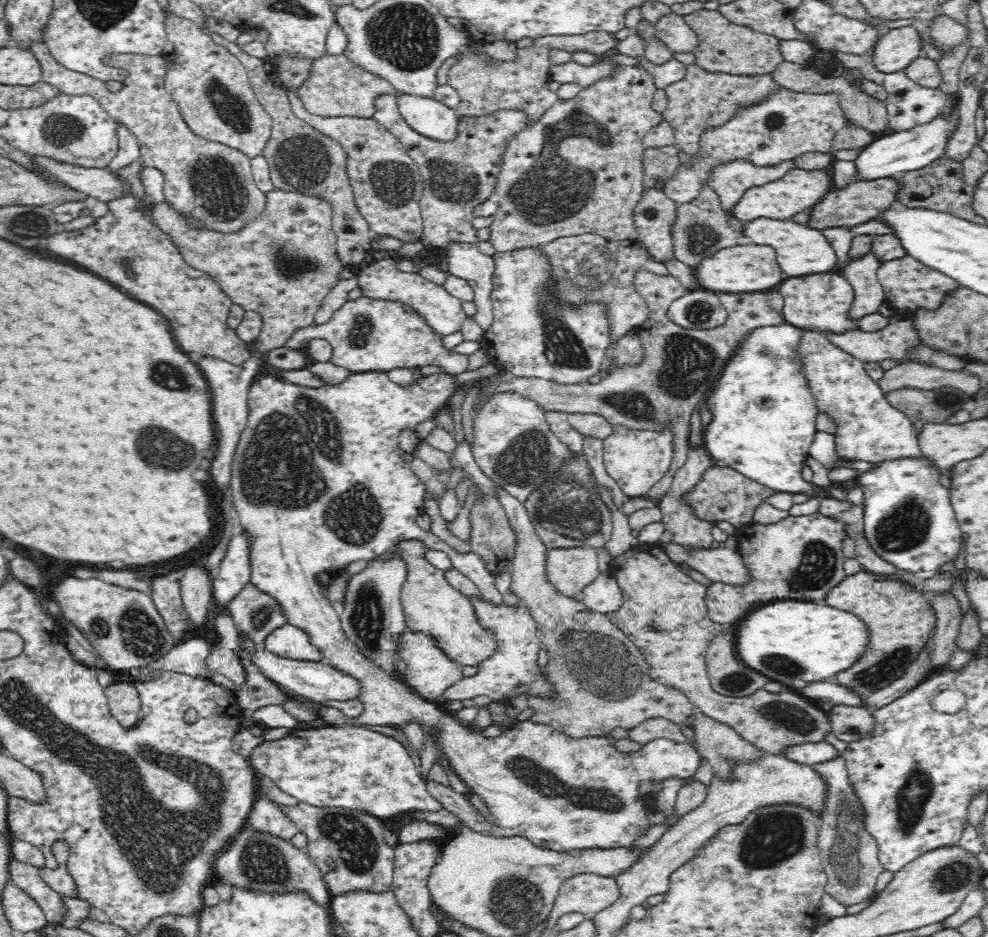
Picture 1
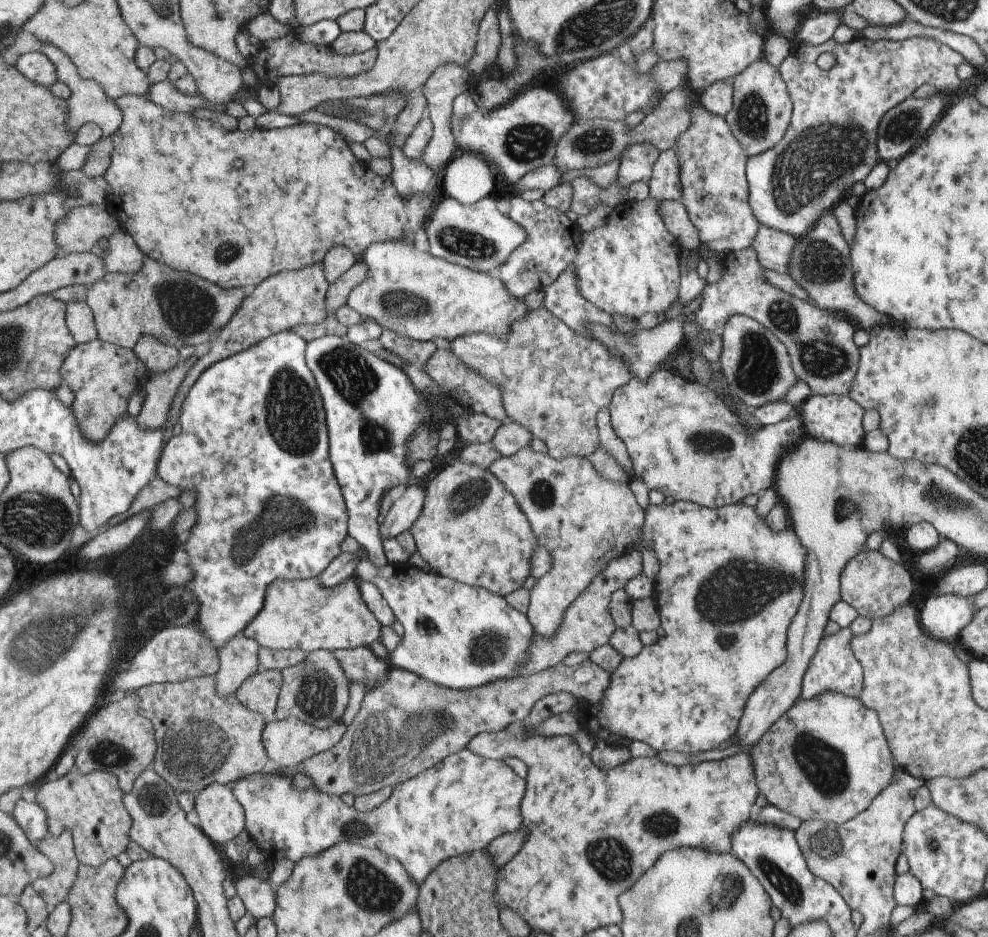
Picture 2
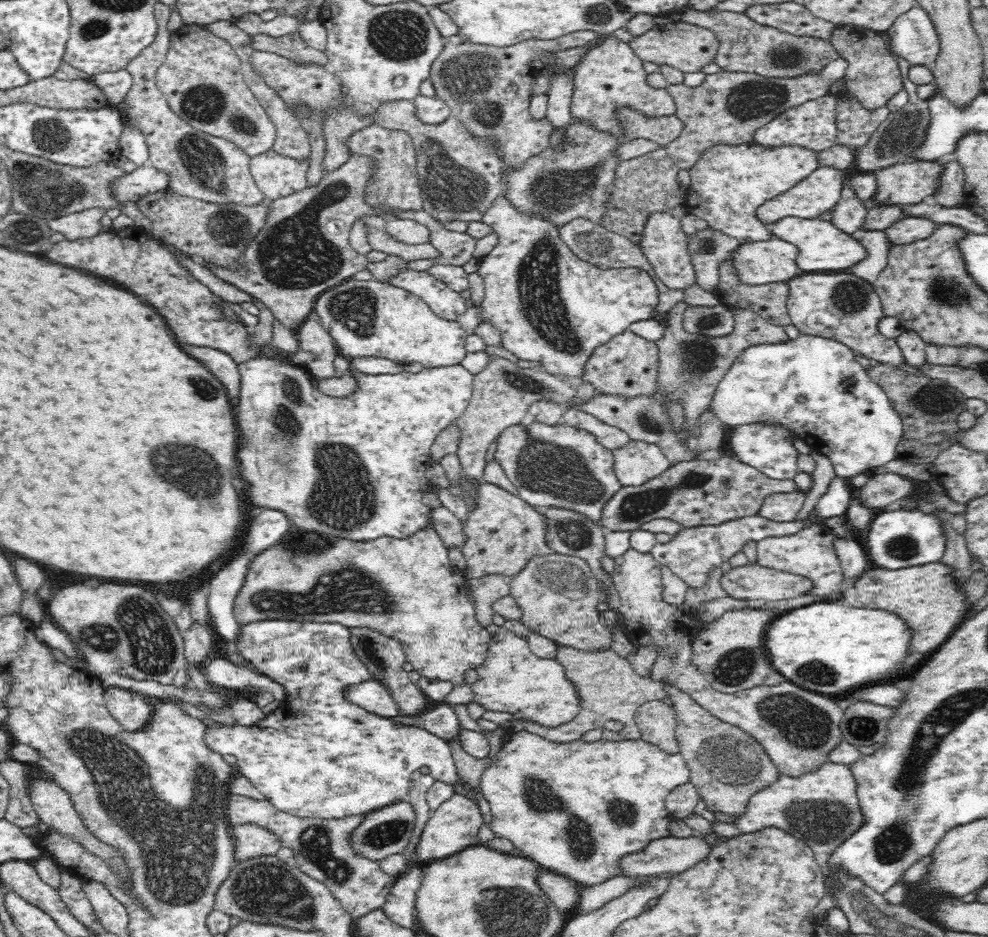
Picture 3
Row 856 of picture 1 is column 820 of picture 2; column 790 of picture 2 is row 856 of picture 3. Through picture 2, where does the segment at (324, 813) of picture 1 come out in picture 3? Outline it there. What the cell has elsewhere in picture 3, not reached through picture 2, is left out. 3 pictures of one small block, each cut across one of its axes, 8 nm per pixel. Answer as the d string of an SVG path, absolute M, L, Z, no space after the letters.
M230 794L227 798L226 814L231 826L252 822L277 834L283 846L294 851L294 864L308 876L321 880L353 919L360 918L374 909L383 908L387 901L395 877L386 874L380 868L379 861L362 856L361 852L357 852L351 845L351 836L363 823L365 815L300 818L276 808L265 798L256 800L239 794Z

